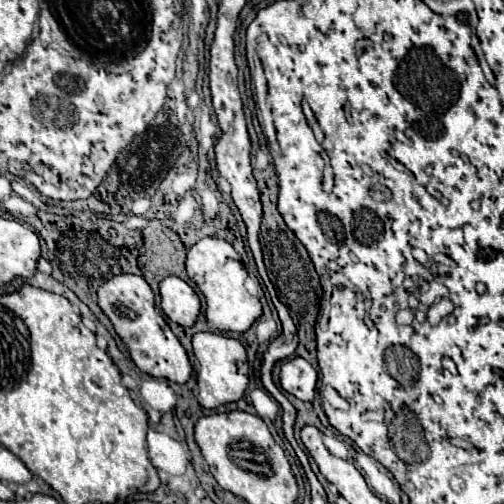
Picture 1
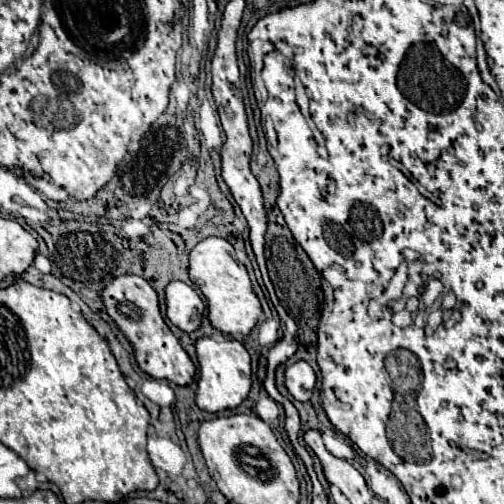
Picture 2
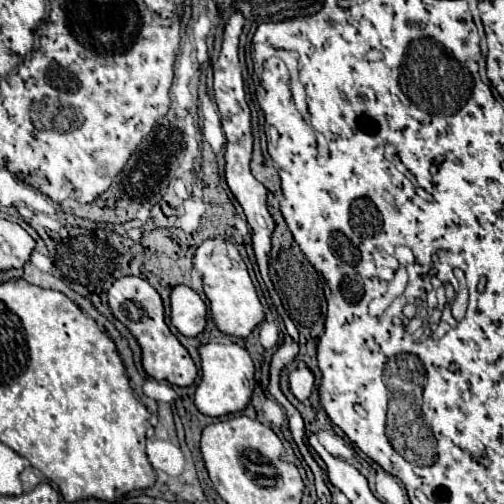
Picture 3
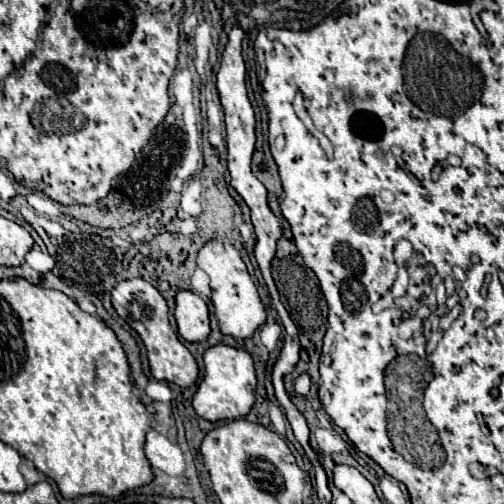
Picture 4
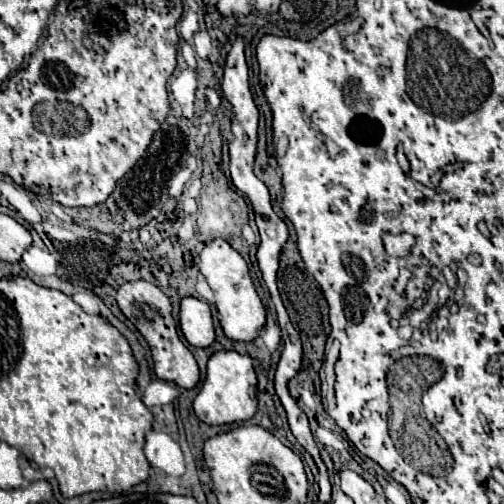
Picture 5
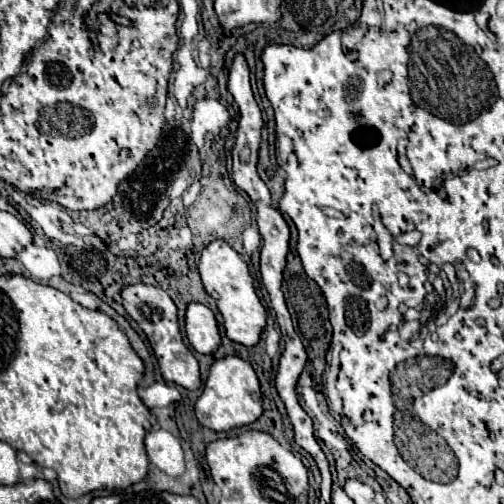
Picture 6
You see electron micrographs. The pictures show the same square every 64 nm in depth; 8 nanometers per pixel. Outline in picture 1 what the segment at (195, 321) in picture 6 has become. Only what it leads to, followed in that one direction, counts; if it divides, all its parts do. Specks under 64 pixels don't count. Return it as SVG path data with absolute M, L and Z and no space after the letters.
M166 276L160 282L160 296L162 296L162 310L172 322L180 326L194 324L200 312L200 298L188 282L176 276Z

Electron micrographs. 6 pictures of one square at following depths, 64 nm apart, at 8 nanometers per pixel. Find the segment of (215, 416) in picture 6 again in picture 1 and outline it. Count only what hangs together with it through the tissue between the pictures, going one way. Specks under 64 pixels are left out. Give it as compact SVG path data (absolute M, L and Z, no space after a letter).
M196 332L192 336L192 350L198 360L198 402L204 408L218 408L226 402L236 402L242 398L246 386L248 386L248 358L246 350L240 340L224 336L224 334L214 334L214 332Z

